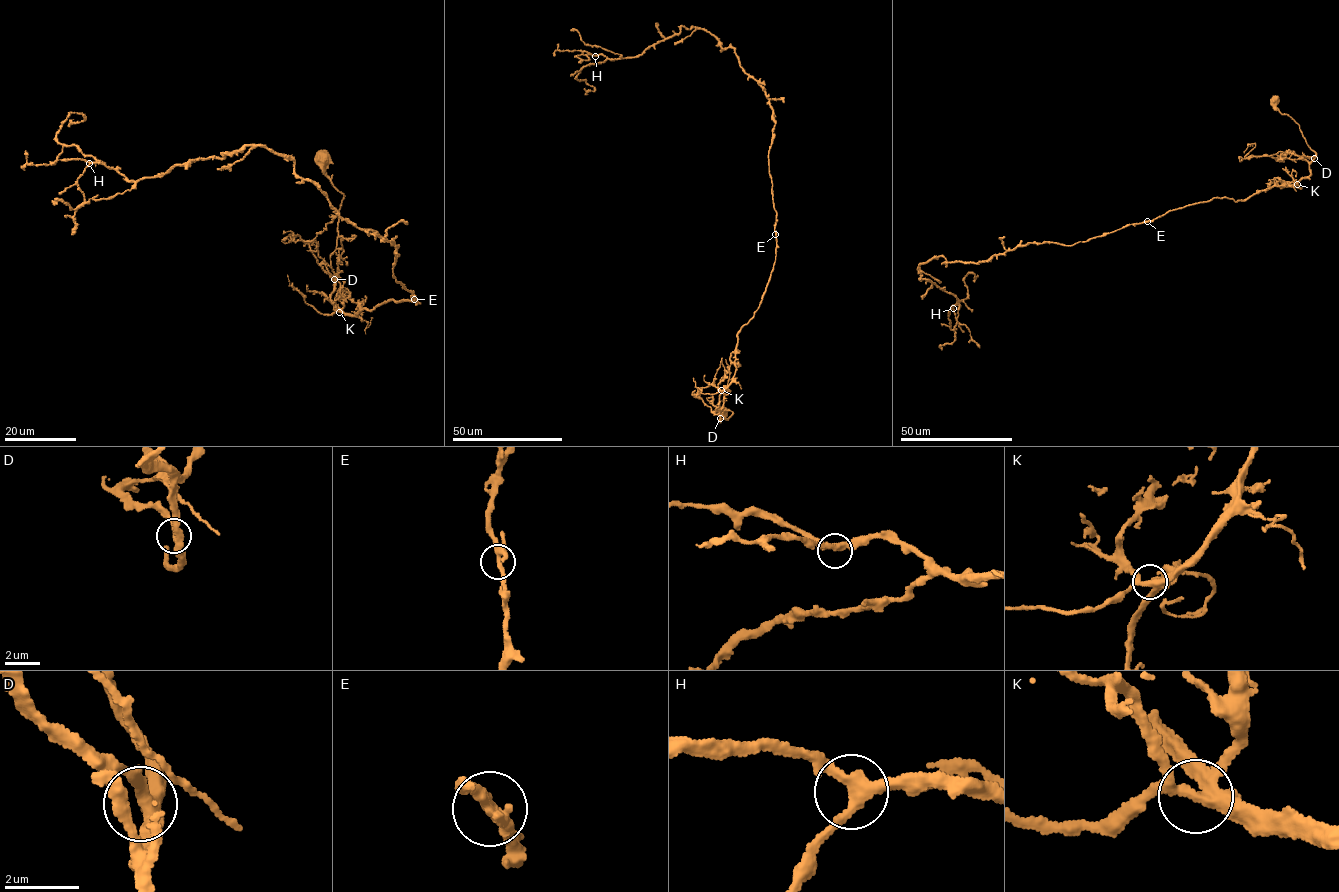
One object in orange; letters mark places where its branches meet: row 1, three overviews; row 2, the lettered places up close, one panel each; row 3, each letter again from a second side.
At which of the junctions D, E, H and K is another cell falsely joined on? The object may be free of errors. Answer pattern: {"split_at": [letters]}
{"split_at": []}

